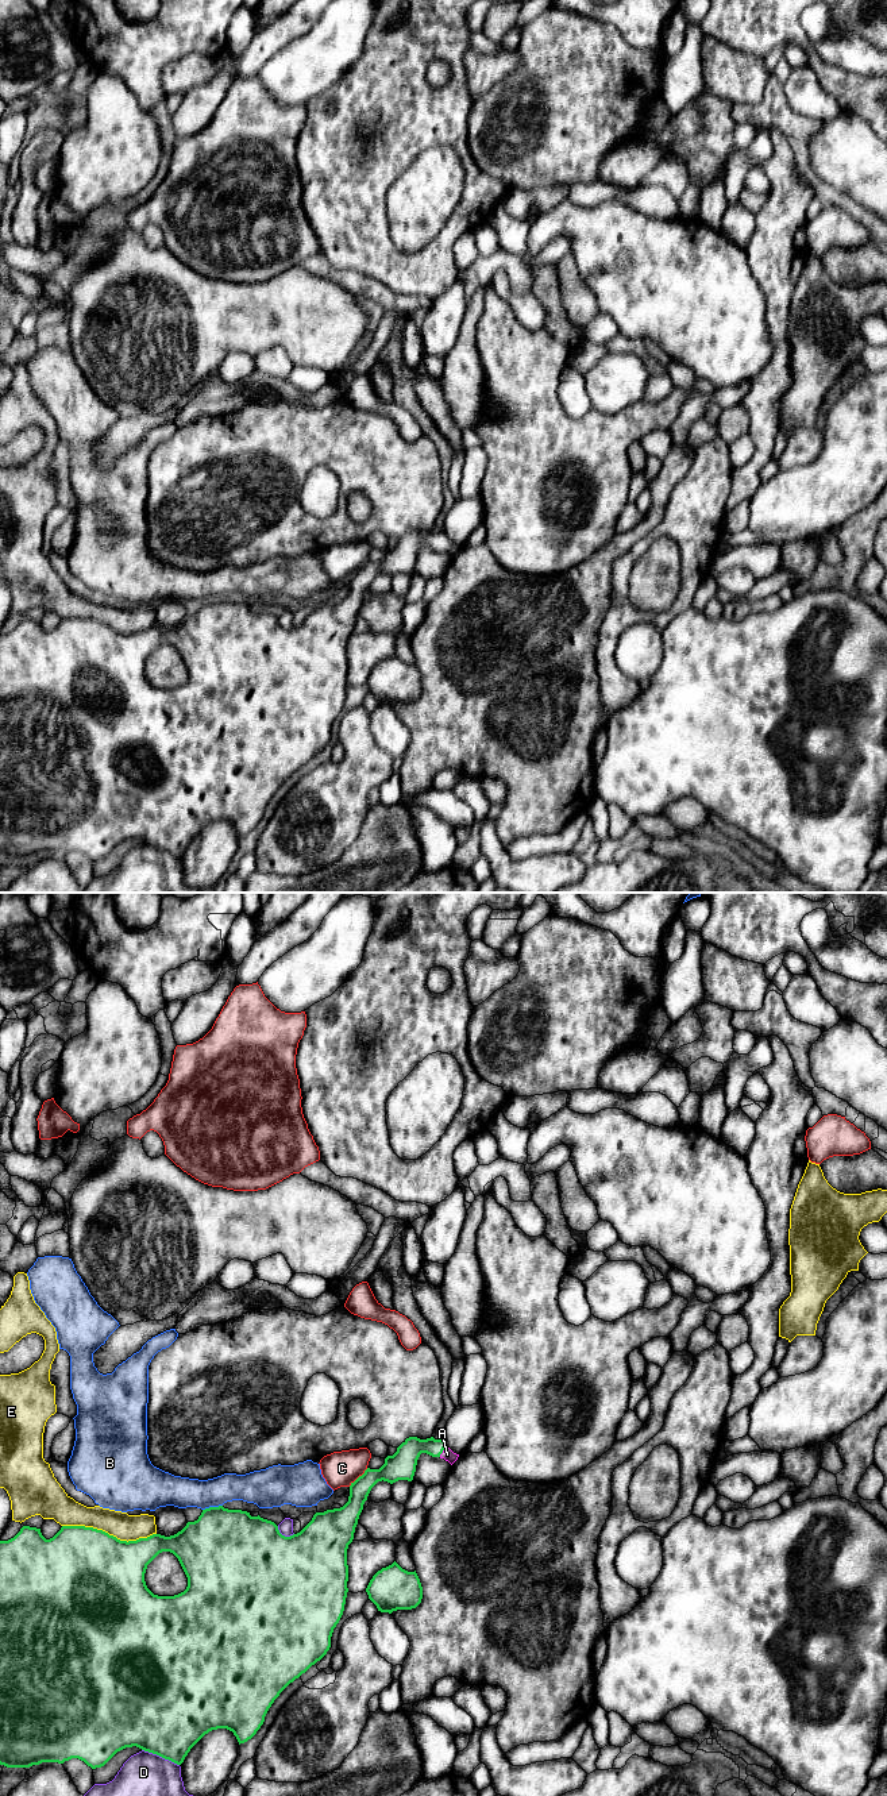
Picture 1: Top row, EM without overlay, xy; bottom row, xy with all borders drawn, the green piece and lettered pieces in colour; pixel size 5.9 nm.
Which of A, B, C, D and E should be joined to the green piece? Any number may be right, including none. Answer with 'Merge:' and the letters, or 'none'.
Merge: A

